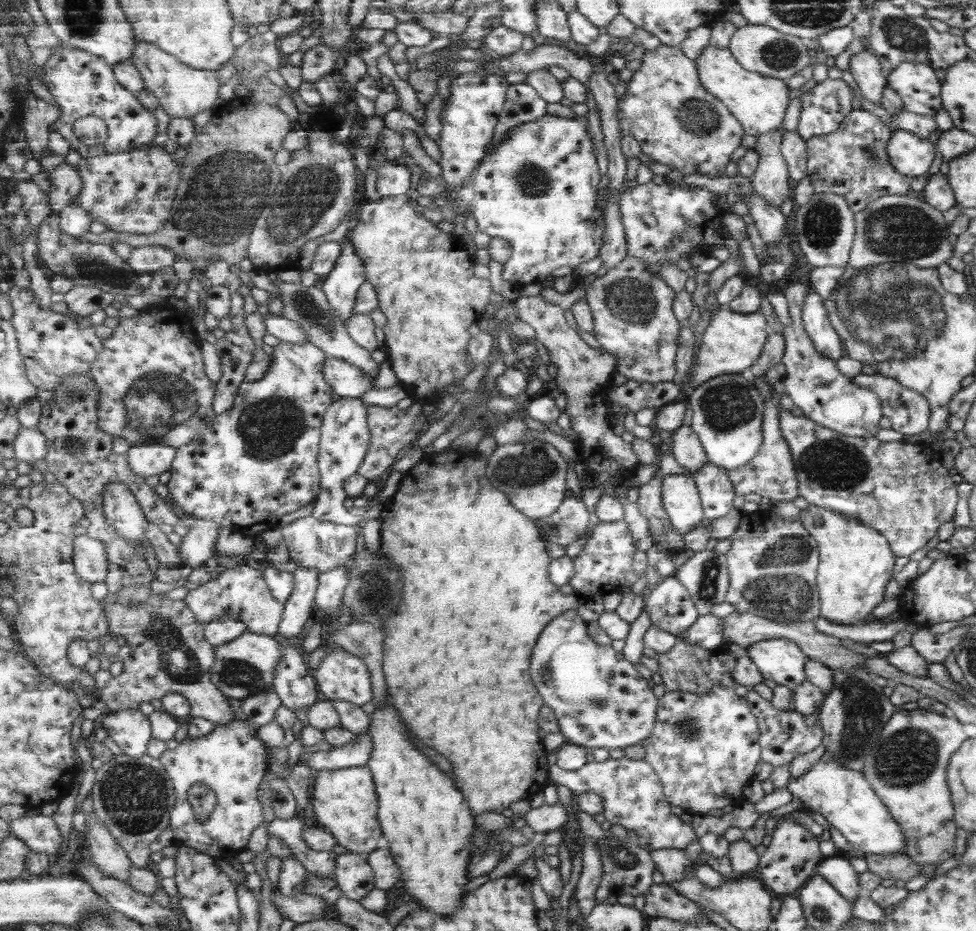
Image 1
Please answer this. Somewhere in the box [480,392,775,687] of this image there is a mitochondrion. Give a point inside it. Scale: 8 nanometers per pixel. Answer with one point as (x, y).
(533, 468)

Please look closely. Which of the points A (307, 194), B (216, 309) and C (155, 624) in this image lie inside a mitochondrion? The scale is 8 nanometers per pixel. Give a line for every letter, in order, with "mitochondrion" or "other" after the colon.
A: mitochondrion
B: other
C: mitochondrion

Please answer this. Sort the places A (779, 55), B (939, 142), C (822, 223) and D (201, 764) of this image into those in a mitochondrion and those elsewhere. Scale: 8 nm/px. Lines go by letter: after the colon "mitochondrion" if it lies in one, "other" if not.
A: mitochondrion
B: other
C: mitochondrion
D: other

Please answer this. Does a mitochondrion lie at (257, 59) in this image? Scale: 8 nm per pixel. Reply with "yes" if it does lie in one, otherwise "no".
yes

